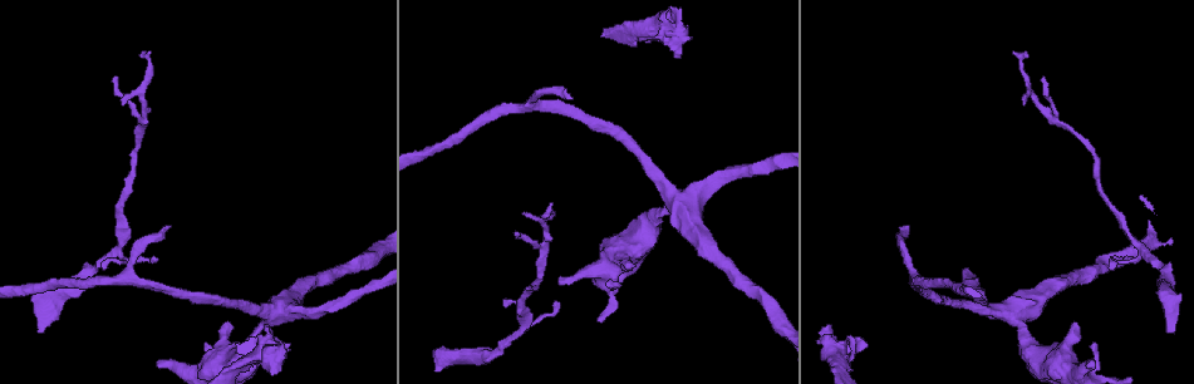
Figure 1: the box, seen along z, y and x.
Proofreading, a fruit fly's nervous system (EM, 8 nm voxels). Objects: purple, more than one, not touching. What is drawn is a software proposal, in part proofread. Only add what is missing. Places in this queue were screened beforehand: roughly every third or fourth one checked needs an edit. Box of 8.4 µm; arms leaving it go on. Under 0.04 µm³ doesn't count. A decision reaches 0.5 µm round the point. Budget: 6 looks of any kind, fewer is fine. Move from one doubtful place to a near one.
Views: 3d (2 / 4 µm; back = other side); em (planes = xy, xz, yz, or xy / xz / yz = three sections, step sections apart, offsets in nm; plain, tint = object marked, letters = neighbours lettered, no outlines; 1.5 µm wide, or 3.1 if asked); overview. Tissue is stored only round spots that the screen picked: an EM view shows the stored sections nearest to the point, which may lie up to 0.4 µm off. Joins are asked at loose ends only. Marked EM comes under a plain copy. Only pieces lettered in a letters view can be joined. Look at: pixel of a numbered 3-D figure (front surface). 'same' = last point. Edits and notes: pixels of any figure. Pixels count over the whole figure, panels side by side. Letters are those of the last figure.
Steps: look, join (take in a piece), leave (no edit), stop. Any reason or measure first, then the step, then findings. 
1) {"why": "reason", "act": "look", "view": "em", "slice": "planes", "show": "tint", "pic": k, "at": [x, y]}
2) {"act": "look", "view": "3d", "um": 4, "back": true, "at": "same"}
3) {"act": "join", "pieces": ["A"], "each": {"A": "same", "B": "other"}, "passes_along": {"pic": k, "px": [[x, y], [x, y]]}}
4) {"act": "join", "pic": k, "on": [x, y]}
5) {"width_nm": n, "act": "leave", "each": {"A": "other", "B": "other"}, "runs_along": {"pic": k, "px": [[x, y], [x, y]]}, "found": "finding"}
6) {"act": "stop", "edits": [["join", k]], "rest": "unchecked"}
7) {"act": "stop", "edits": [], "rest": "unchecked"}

{"why": "branch stops here", "act": "look", "view": "em", "slice": "yz", "step": 8, "show": "letters", "pic": 1, "at": [1111, 269]}

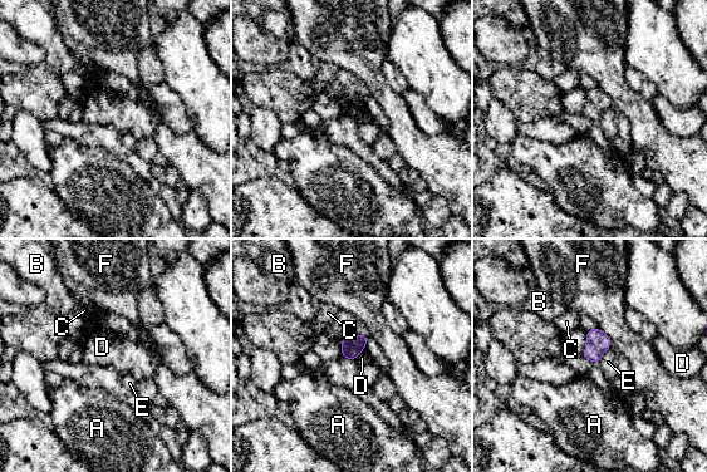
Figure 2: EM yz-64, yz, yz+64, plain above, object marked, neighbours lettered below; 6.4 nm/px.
{"act": "look", "view": "em", "slice": "planes", "show": "letters", "at": "same"}

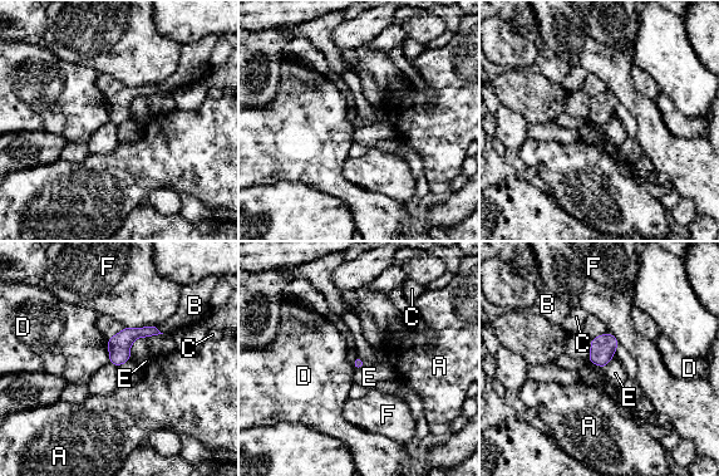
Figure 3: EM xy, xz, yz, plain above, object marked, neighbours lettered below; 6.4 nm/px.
{"act": "leave", "each": {"A": "other", "B": "other", "C": "other", "D": "other", "E": "other", "F": "other"}, "border": {"pic": 3, "px": [[614, 354], [604, 368]]}, "found": "none of them fits"}

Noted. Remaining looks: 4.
{"act": "look", "view": "em", "slice": "yz", "step": 8, "show": "letters", "pic": 1, "at": [1172, 331]}

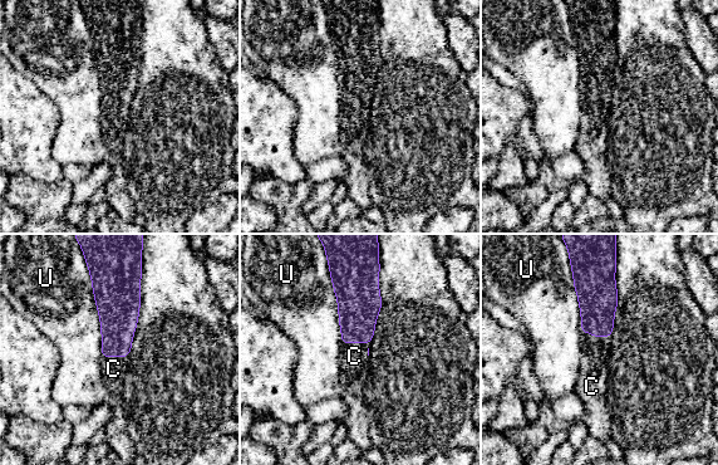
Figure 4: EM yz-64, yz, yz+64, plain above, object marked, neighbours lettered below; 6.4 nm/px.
{"act": "look", "view": "em", "slice": "planes", "show": "letters", "at": "same"}

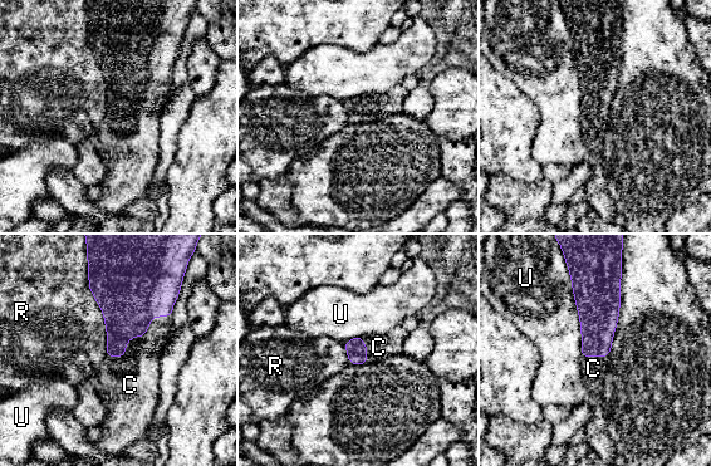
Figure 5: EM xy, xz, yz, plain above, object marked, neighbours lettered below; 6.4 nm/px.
{"act": "join", "pic": 5, "on": [136, 374], "each": {"C": "same", "R": "other", "U": "other"}, "passes_along": {"pic": 5, "px": [[128, 298], [138, 335], [136, 374]]}, "found": "the neuron continues"}

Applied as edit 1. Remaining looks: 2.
{"act": "stop", "edits": [["join", 5]], "rest": "unchecked"}

